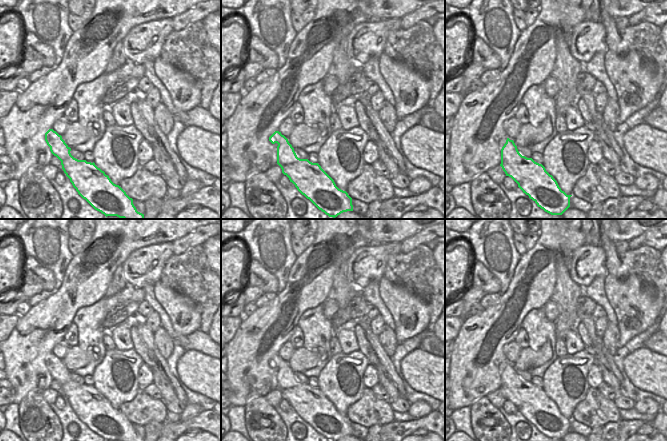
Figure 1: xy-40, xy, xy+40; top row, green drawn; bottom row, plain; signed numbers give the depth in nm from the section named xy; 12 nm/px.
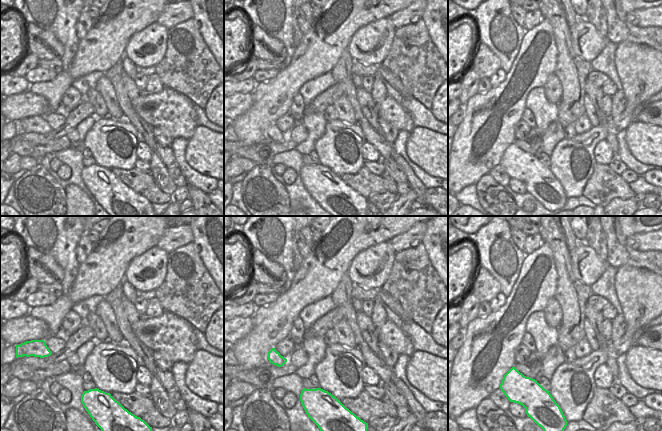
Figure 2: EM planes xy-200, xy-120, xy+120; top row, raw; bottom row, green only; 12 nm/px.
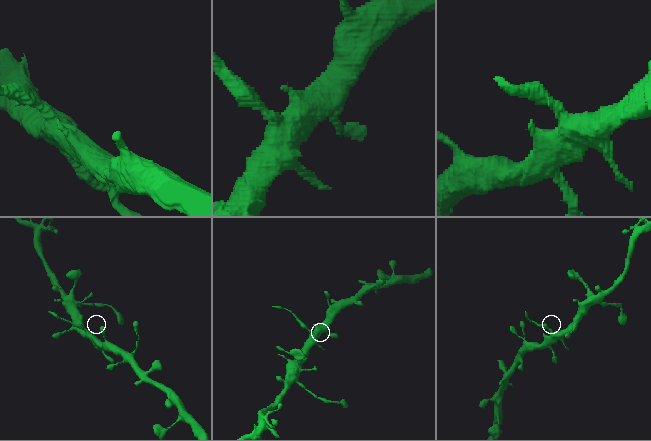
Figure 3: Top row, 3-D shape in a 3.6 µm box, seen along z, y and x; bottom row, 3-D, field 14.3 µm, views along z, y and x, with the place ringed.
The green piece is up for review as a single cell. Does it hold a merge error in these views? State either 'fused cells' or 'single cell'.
fused cells

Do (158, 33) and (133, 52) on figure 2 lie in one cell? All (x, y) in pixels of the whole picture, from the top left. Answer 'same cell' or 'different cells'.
same cell

